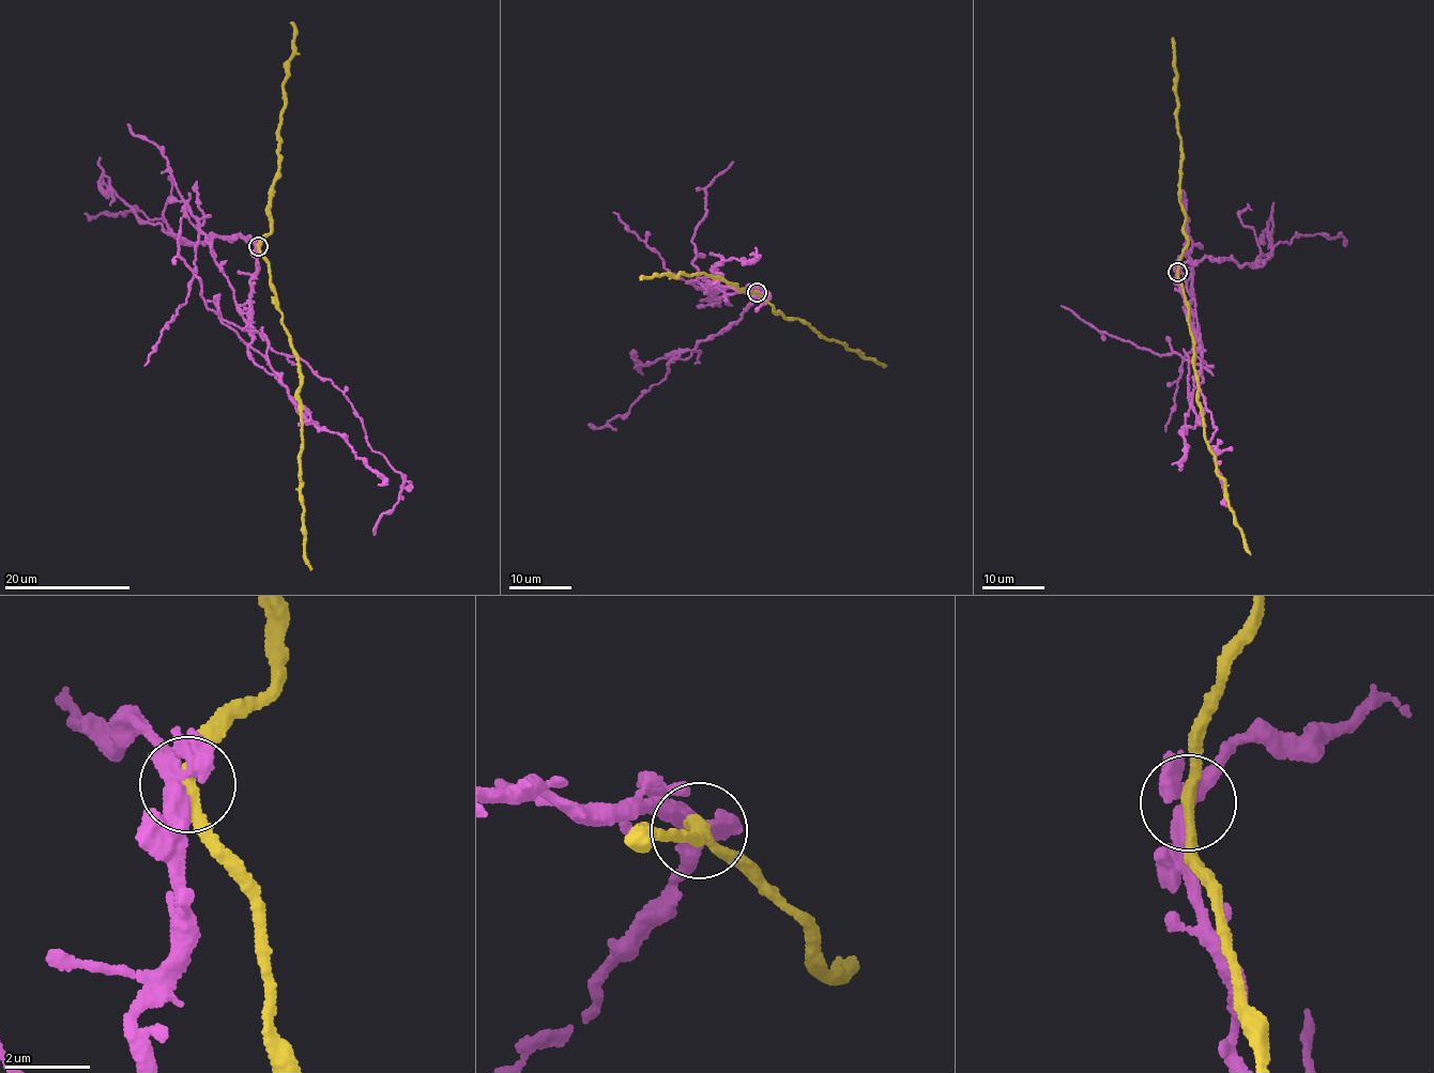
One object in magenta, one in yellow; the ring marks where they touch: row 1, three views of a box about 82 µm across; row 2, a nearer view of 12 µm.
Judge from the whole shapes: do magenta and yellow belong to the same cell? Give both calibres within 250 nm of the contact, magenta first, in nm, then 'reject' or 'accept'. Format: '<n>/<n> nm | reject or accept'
440/260 nm | reject

